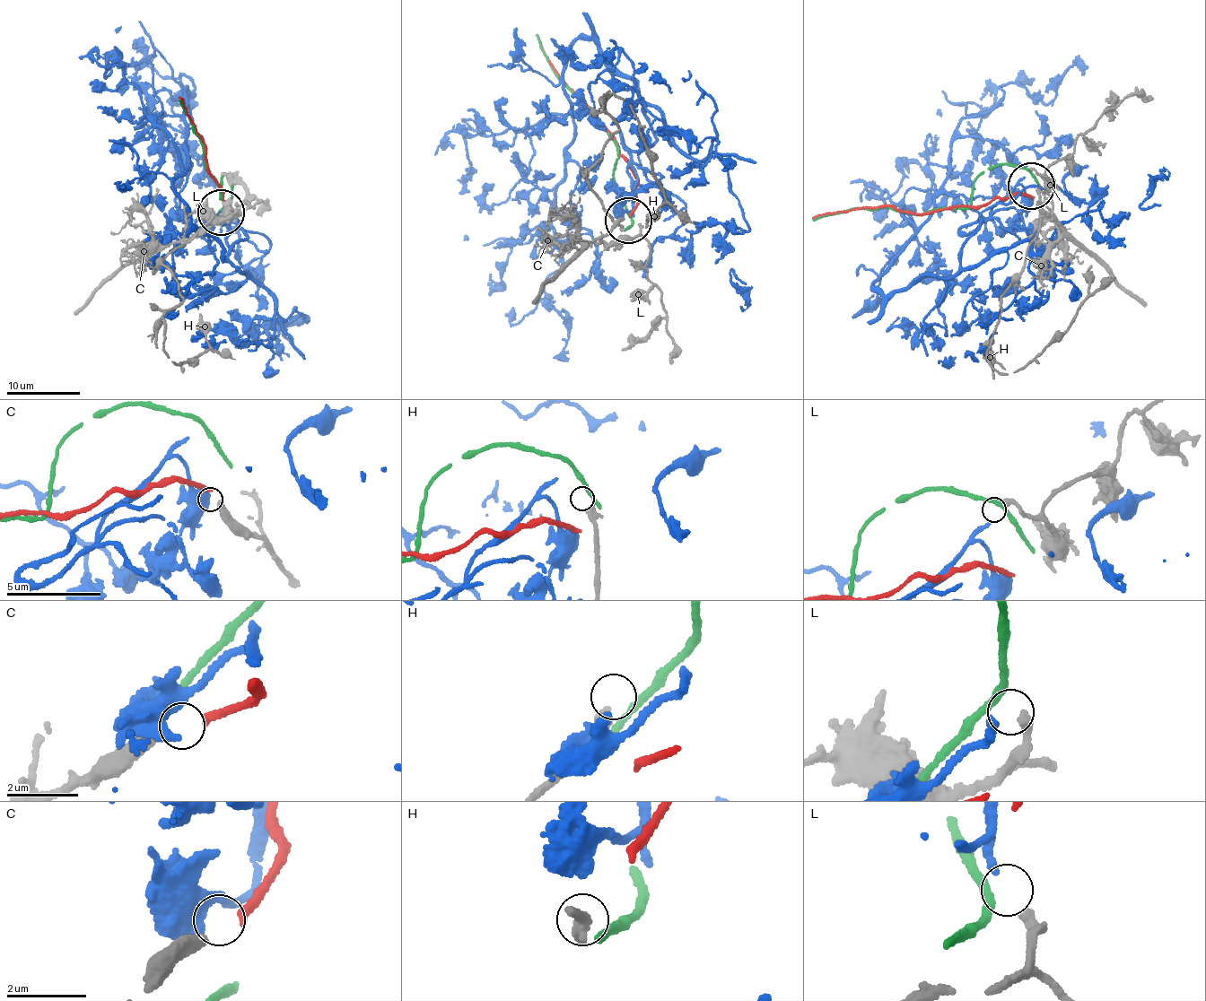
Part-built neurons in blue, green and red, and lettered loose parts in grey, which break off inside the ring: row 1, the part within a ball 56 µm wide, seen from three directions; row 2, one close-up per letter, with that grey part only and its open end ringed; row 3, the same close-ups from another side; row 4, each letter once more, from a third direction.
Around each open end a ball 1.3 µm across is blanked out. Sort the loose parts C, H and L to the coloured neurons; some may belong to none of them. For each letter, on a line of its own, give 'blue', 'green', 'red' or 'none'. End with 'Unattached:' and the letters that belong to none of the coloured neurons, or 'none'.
C: none
H: none
L: blue
Unattached: C, H

